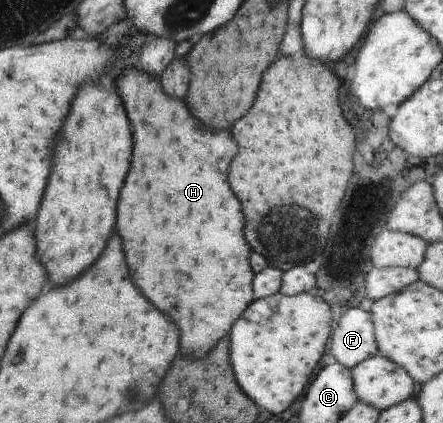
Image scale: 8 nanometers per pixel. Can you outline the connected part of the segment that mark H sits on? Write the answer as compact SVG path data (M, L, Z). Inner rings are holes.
M140 68L126 70L118 80L118 86L132 122L134 154L120 190L116 228L124 242L134 284L156 308L166 312L180 326L180 348L184 354L194 354L196 360L200 360L231 332L234 322L254 299L252 282L255 274L248 262L250 246L242 234L242 208L228 184L226 172L238 146L228 130L210 132L190 114L185 99L166 96L159 78L142 72Z

